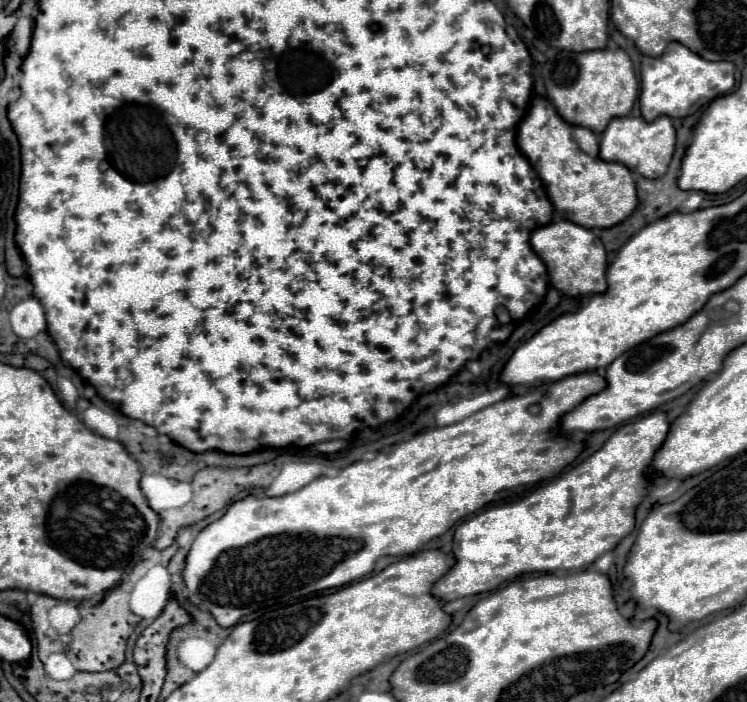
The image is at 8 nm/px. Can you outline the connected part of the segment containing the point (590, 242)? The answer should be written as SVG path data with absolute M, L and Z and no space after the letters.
M560 220L560 222L552 222L548 226L534 230L530 244L532 244L534 252L540 256L540 260L546 264L550 282L560 294L578 298L578 296L606 292L608 260L606 260L606 250L602 246L602 240L596 236L596 232L586 230L574 222Z

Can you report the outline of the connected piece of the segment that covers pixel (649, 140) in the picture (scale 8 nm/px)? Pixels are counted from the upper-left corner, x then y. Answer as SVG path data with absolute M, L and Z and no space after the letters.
M626 116L614 118L600 138L600 158L606 162L620 162L628 166L632 172L642 174L644 178L660 178L666 174L668 164L672 162L676 148L676 130L668 116L660 116L654 122L646 122L642 118Z

